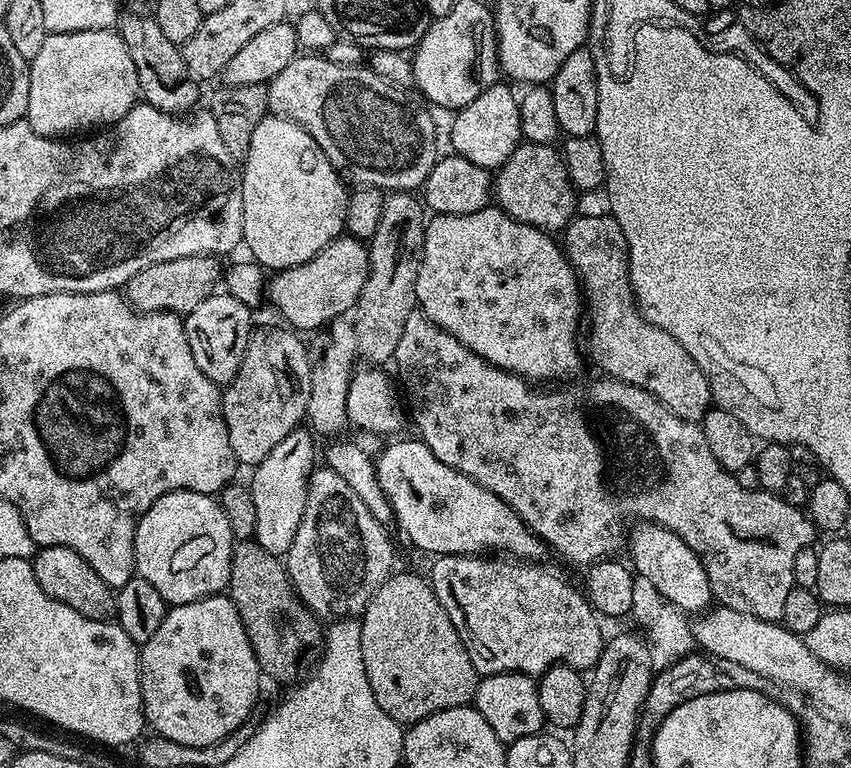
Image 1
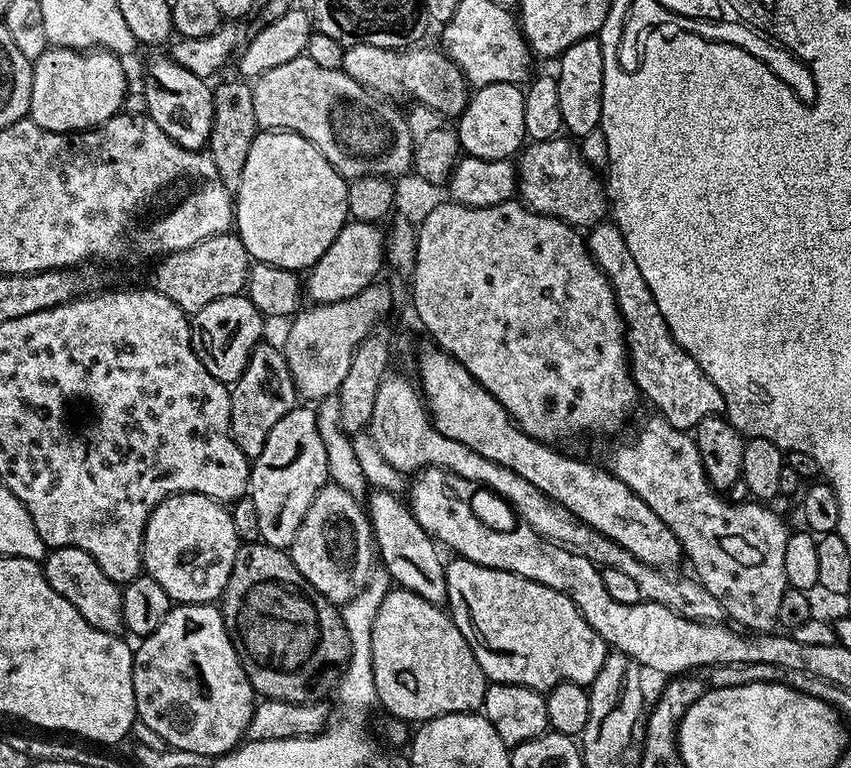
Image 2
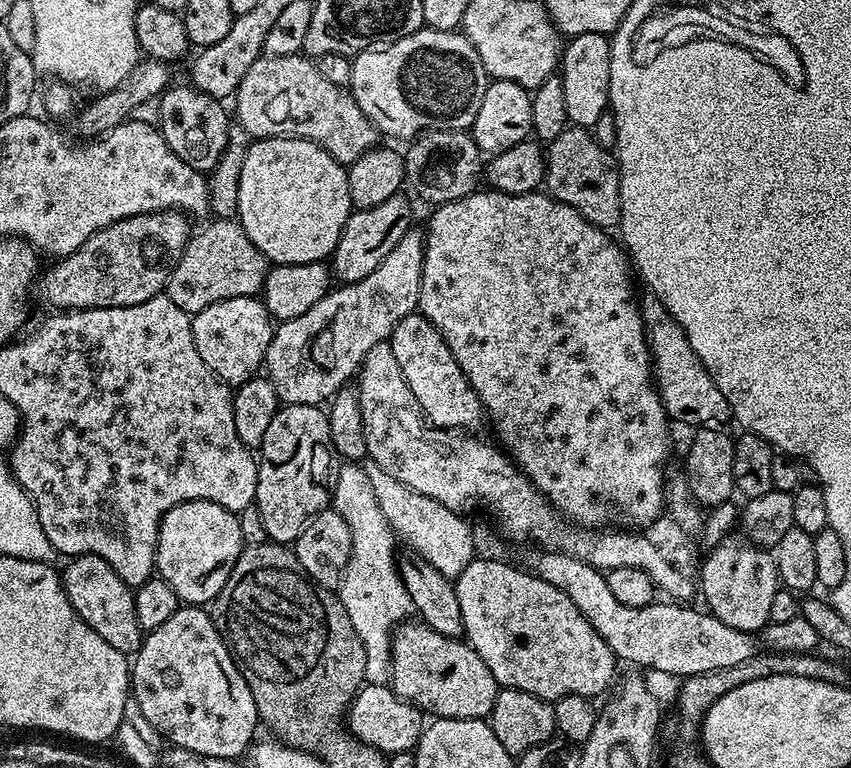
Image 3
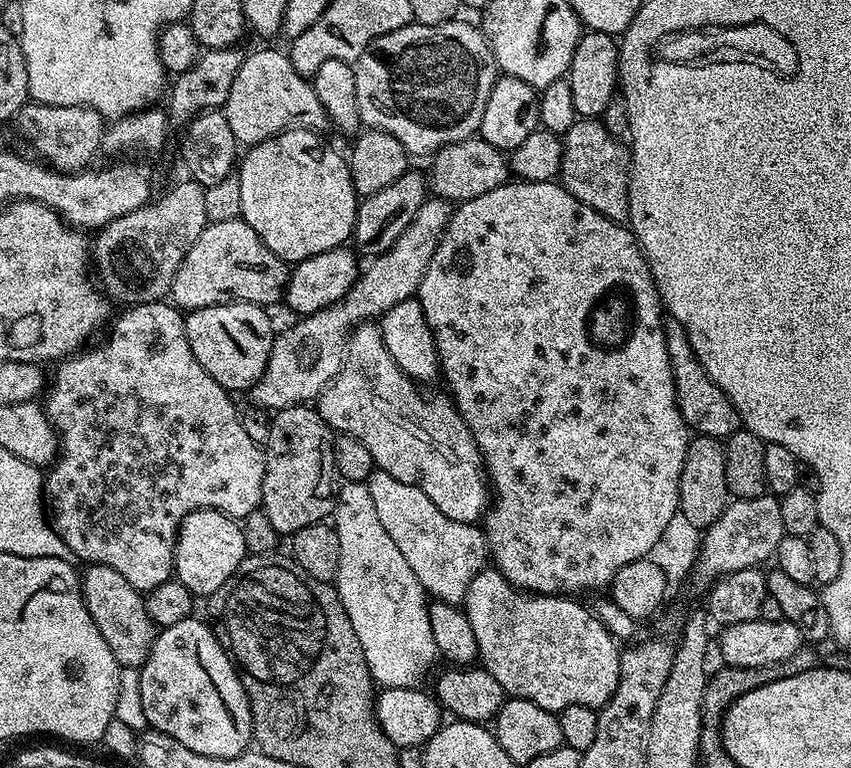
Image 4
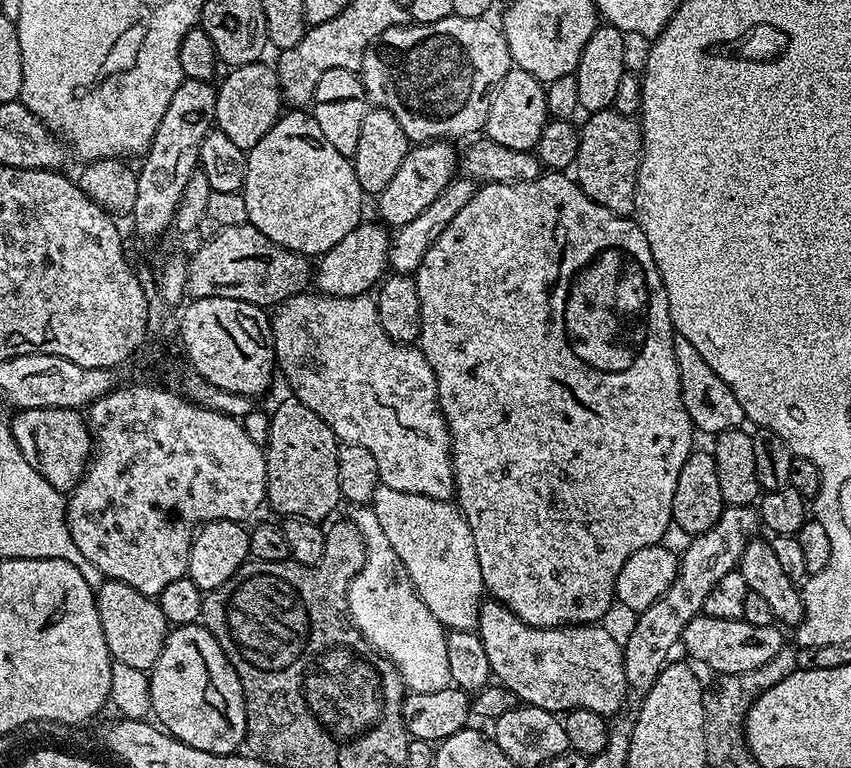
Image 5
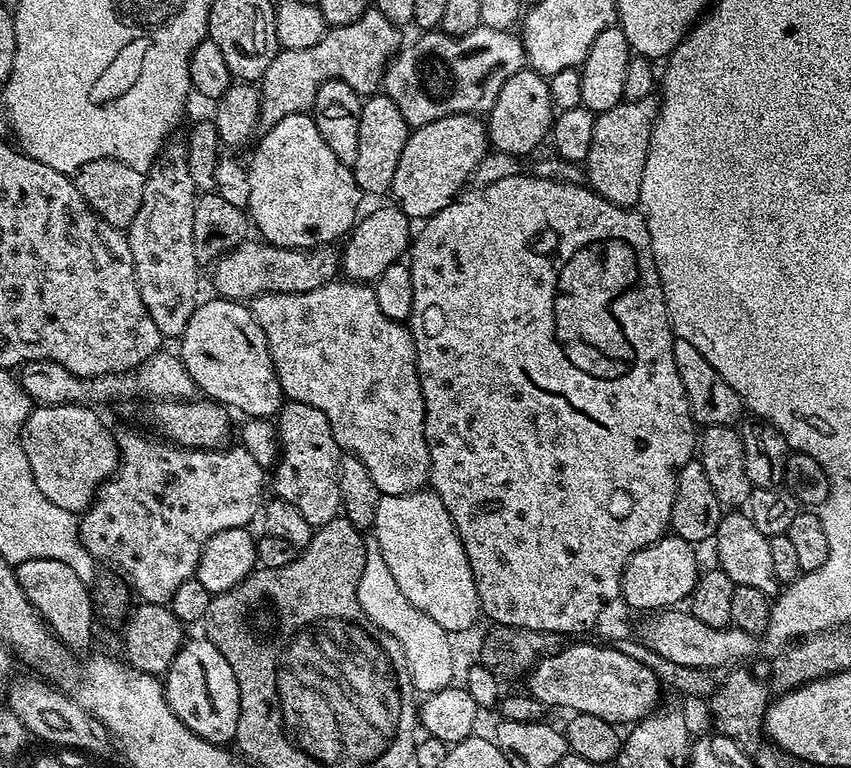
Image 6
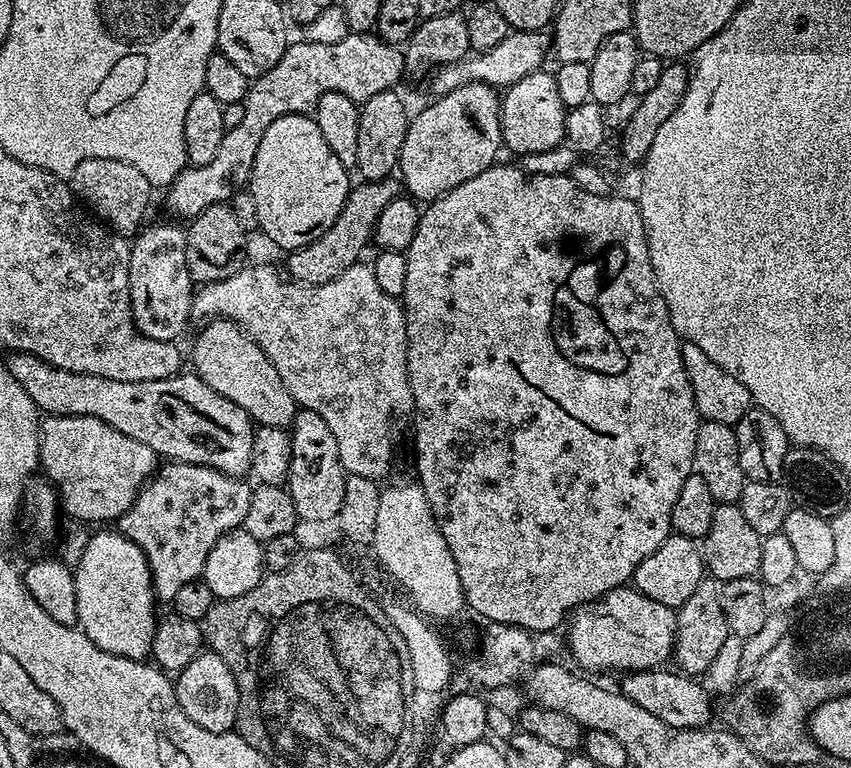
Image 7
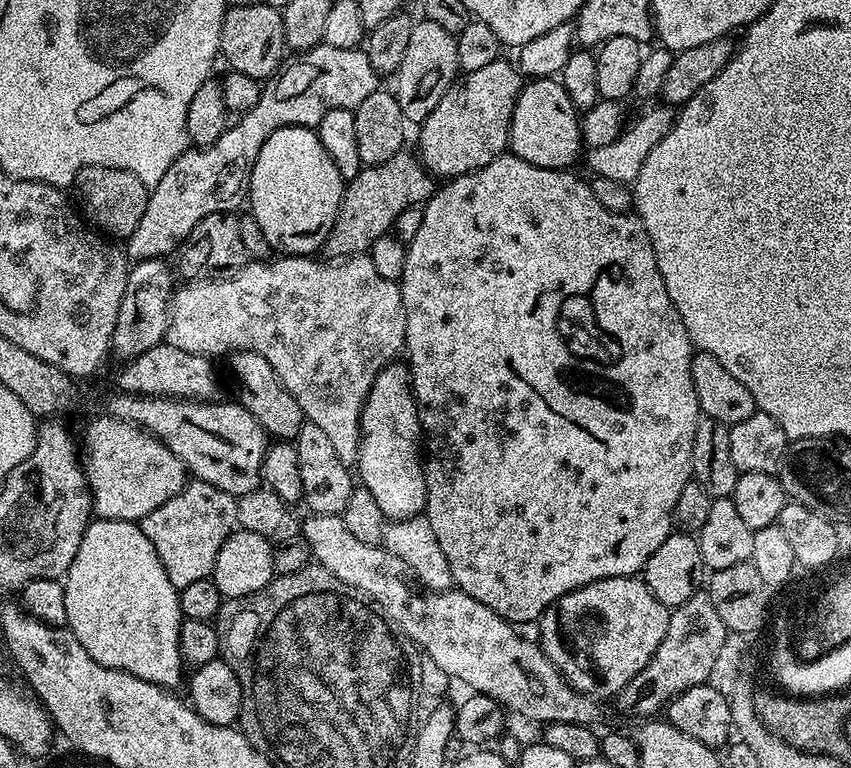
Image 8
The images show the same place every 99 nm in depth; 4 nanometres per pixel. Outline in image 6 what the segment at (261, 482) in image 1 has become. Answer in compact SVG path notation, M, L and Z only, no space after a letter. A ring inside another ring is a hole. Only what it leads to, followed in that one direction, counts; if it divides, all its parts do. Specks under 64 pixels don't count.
M288 400L281 404L275 425L280 438L280 454L274 465L275 495L279 499L290 502L290 506L295 506L302 514L302 518L306 518L306 522L314 526L330 522L341 511L338 478L342 449L334 438L334 430L330 430L330 422L326 422L326 414L322 414L322 410L314 410L314 406L306 402Z

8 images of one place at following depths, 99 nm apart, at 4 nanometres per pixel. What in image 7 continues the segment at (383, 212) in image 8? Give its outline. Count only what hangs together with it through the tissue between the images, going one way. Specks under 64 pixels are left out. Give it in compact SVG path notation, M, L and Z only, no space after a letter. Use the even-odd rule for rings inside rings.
M387 178L360 182L357 188L355 185L349 191L334 226L330 226L330 230L326 230L322 238L310 242L305 248L297 248L287 253L287 275L297 284L325 284L338 278L338 274L342 274L342 270L346 270L351 264L357 263L361 259L360 251L367 246L368 240L370 244L373 239L375 224L382 210L398 196L395 183L397 184L395 179Z

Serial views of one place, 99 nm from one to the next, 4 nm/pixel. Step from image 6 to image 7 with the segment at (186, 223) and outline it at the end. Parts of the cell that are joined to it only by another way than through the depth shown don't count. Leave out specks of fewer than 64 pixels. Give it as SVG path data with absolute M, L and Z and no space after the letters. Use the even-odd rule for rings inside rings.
M150 224L135 233L128 250L132 321L141 336L172 342L193 319L194 281L186 266L186 232L176 224Z

